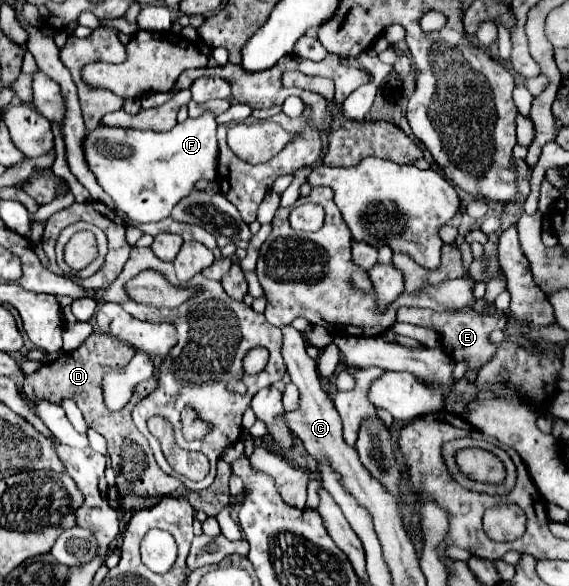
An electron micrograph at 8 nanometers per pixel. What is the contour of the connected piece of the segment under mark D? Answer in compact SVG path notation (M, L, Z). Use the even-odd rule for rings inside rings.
M93 333L73 353L63 353L55 361L45 363L33 375L27 375L23 391L31 393L33 403L45 399L49 403L59 405L63 399L73 399L77 403L77 407L81 409L87 425L107 439L109 457L111 457L113 469L117 471L117 489L119 489L119 505L121 505L121 509L139 511L139 509L145 509L145 507L151 507L151 505L159 503L163 497L177 495L177 497L189 497L191 499L191 495L193 495L195 509L203 509L209 517L215 517L229 501L231 467L225 461L219 459L217 477L215 477L213 485L205 493L201 491L201 493L195 495L195 493L187 491L185 487L181 487L179 479L173 479L171 475L161 471L161 467L155 463L149 441L139 433L139 429L135 427L135 423L131 419L133 407L137 405L137 401L147 397L157 387L157 379L153 377L153 379L149 379L145 383L139 383L133 389L133 397L129 399L129 403L121 411L107 409L107 405L103 401L103 389L101 389L101 385L103 385L103 367L111 367L111 363L129 363L133 355L135 355L135 349L125 345L123 341L111 339L109 335L103 335L103 333ZM201 501L203 501L203 507L201 507Z

